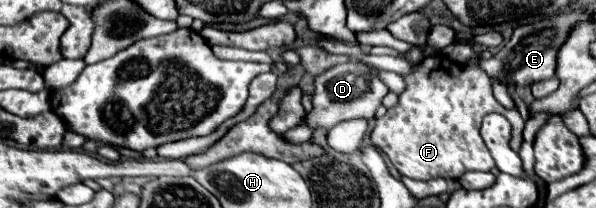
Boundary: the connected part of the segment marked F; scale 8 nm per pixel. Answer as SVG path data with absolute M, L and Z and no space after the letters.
M440 56L426 58L416 72L404 78L408 88L400 94L398 106L390 108L382 118L376 118L372 144L390 158L400 176L414 180L458 180L464 172L470 170L492 170L492 156L480 136L482 118L490 112L506 116L506 120L512 124L510 148L514 152L520 150L524 118L516 108L508 110L496 102L492 96L490 76L476 66L476 60L470 60L464 66L446 62L448 60Z

